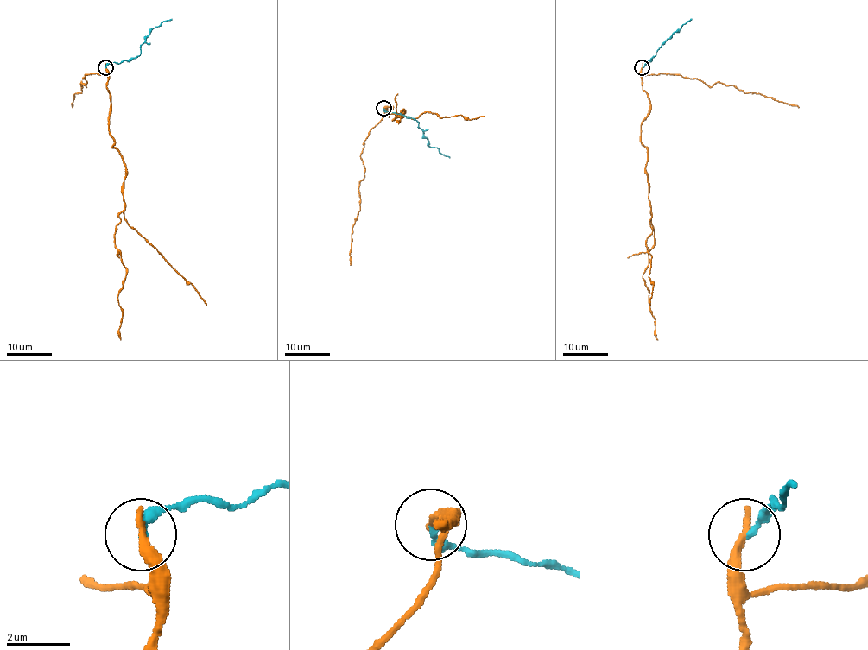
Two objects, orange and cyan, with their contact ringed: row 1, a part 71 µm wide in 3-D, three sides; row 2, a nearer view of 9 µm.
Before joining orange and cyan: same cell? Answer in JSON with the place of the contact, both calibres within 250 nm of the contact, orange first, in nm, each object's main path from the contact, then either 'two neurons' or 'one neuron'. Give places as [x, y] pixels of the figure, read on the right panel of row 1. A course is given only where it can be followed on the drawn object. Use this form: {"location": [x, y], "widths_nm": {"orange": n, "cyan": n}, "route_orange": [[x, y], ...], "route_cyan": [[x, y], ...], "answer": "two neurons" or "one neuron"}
{"location": [642, 67], "widths_nm": {"orange": 340, "cyan": 260}, "route_orange": [[642, 66], [649, 115], [641, 126], [641, 141], [648, 150], [654, 230], [654, 247], [643, 277], [657, 339]], "route_cyan": [[642, 68], [656, 50], [692, 18]], "answer": "two neurons"}

